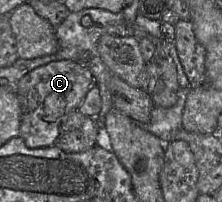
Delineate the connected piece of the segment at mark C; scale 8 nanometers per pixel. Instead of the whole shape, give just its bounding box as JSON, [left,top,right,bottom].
[16,60,94,148]

